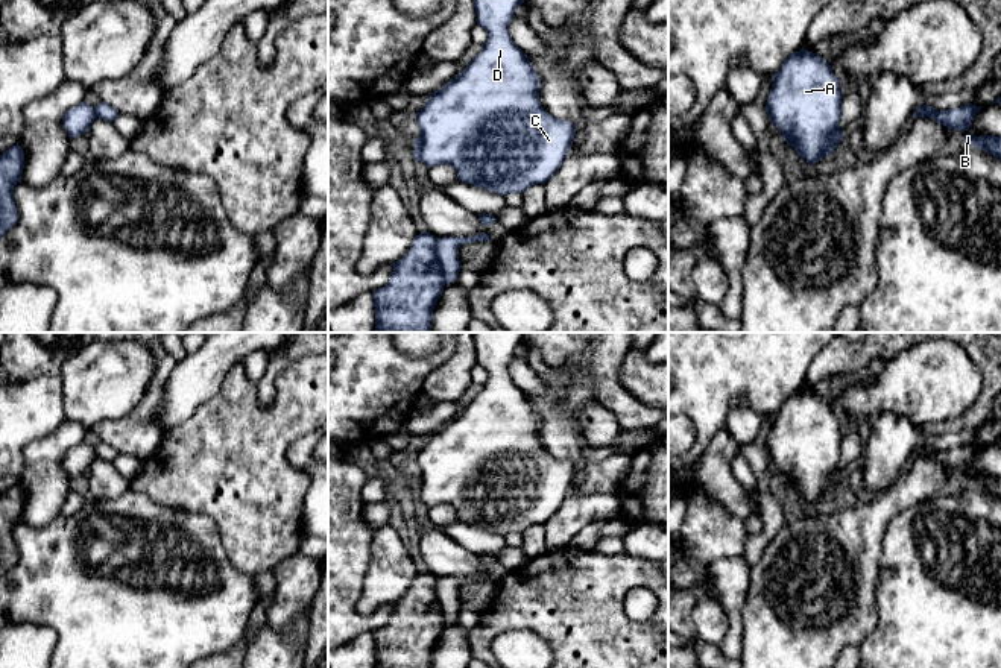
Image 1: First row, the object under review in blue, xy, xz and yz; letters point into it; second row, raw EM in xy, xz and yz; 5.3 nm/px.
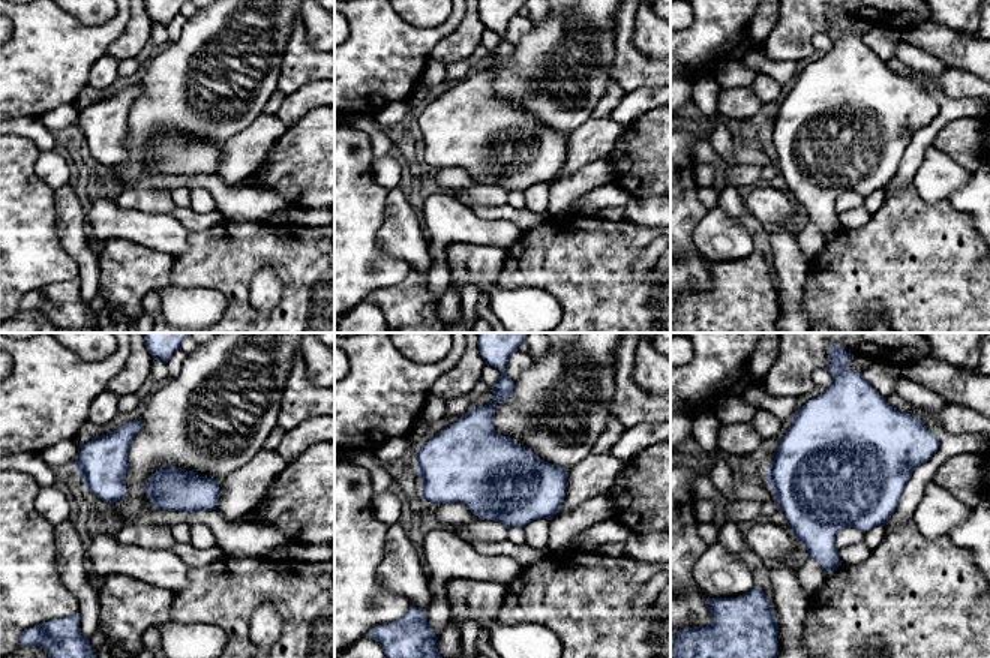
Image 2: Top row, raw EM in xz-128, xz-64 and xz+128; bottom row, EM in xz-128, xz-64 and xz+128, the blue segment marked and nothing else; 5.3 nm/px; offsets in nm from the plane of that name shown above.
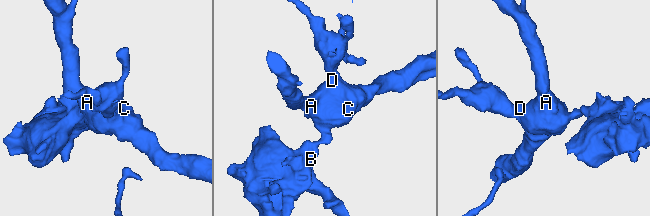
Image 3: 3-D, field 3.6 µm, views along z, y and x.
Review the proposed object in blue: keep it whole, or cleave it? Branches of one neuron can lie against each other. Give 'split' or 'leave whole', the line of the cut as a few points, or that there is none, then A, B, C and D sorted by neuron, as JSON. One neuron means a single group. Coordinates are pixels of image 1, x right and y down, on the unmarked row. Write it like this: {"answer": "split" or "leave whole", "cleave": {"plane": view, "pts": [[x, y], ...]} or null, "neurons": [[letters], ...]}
{"answer": "split", "cleave": {"plane": "xz", "pts": [[436, 579], [436, 603], [444, 624]]}, "neurons": [["A", "C", "D"], ["B"]]}

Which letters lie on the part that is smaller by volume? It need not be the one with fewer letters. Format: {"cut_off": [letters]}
{"cut_off": ["B"]}

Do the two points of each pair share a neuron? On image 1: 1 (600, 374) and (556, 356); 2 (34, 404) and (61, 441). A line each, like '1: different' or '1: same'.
1: same
2: different

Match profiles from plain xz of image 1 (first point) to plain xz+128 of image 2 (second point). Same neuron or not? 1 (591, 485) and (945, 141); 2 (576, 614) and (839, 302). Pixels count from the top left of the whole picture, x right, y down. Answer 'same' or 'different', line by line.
1: same
2: same

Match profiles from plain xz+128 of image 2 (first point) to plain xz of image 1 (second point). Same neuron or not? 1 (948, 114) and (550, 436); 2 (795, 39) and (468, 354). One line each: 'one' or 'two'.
1: two
2: one

